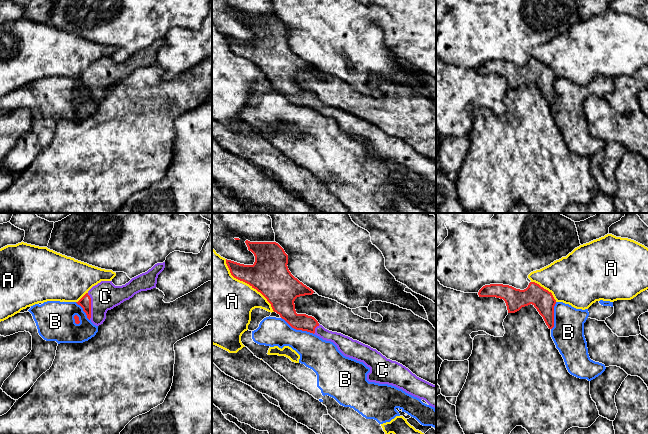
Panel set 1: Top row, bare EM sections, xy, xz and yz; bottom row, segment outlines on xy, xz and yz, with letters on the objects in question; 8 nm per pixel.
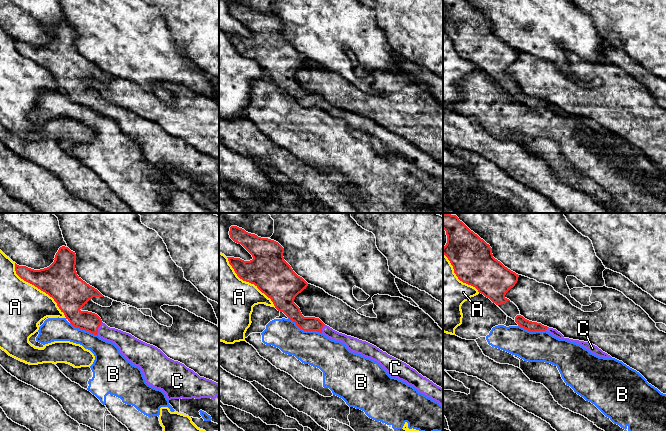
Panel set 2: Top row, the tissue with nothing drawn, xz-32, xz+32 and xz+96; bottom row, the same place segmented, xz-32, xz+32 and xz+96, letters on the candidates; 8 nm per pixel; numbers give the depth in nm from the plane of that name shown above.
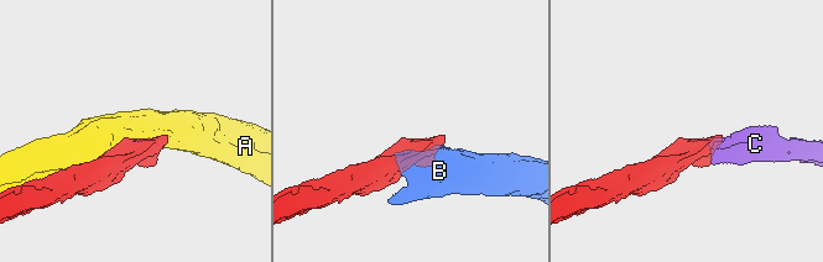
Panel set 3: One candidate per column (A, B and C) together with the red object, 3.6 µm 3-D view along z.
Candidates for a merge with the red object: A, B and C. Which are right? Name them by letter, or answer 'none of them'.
C

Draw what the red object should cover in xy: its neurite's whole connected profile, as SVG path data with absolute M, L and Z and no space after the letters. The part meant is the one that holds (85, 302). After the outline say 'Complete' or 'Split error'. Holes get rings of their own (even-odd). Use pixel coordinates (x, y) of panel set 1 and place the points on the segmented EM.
M165 262L155 264L147 272L142 273L132 278L128 283L122 286L115 286L112 281L101 281L97 285L93 286L78 302L86 313L87 318L96 326L103 324L106 319L106 313L108 310L120 305L126 300L132 298L135 294L141 291L151 290L156 288L158 275L164 270Z. Split error

